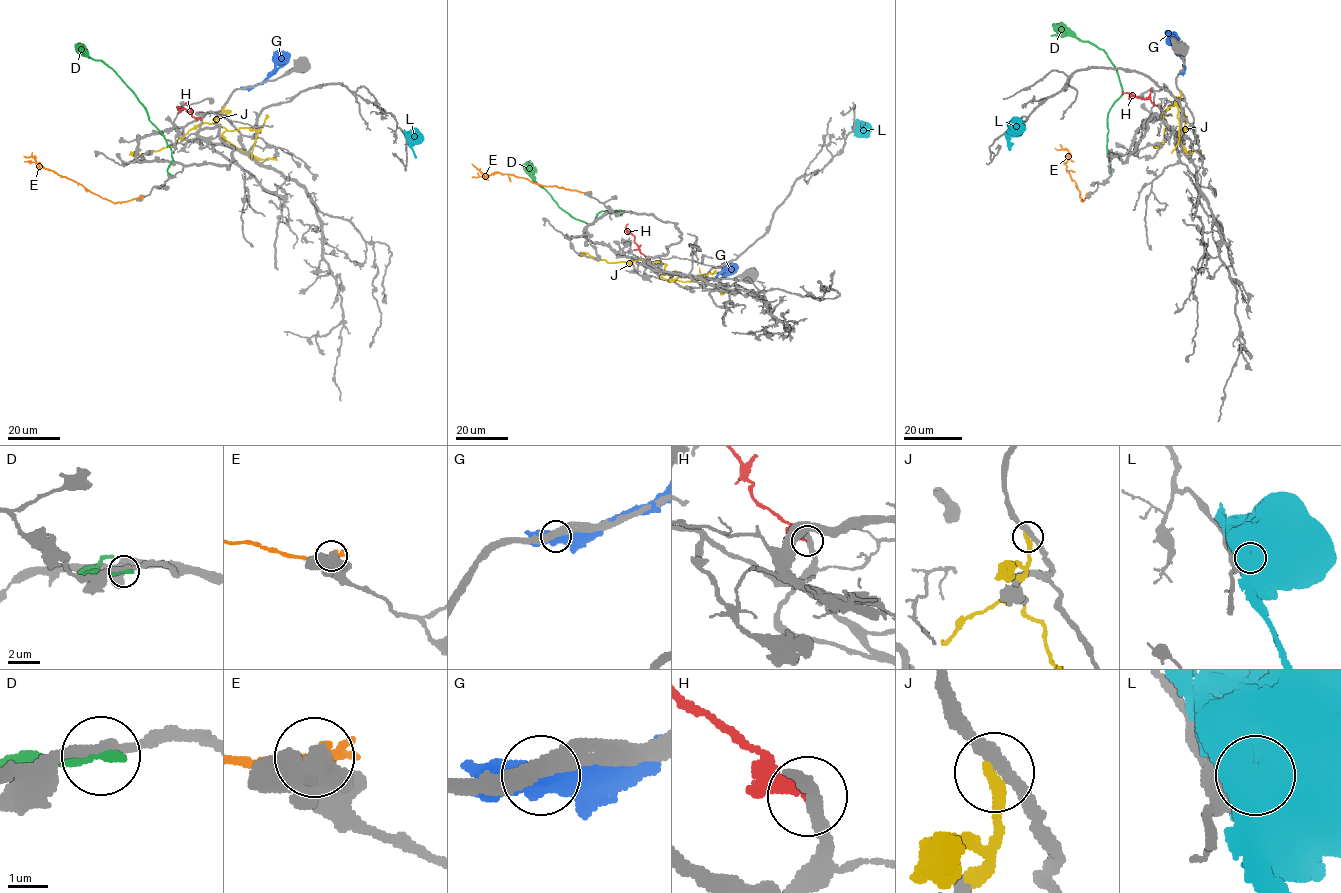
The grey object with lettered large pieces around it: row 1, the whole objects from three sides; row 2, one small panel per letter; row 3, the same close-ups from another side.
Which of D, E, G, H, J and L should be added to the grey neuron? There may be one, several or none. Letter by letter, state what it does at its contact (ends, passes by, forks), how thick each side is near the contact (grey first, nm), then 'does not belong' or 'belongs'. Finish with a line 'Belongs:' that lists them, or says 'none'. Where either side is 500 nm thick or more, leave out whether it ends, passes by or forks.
D: it ends | 240/280 nm | does not belong
E: 550/240 nm | does not belong
G: 360/550 nm | does not belong
H: it ends | 300/360 nm | does not belong
J: it ends | 360/340 nm | does not belong
L: 550/750 nm | does not belong
Belongs: none

